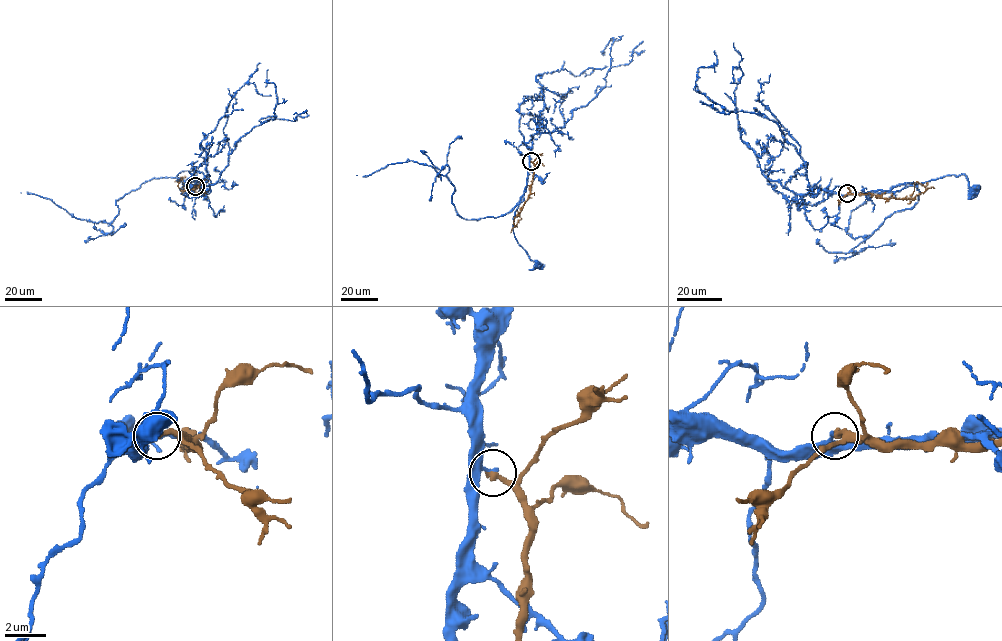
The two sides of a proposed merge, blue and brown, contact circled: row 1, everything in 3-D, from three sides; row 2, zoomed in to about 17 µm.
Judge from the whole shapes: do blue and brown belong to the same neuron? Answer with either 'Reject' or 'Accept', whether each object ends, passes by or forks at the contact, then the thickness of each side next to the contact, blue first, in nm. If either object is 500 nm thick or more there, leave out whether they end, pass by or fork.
Reject. At the ring blue ends. At the ring brown ends. Thickness 280 nm (blue) against 280 nm

